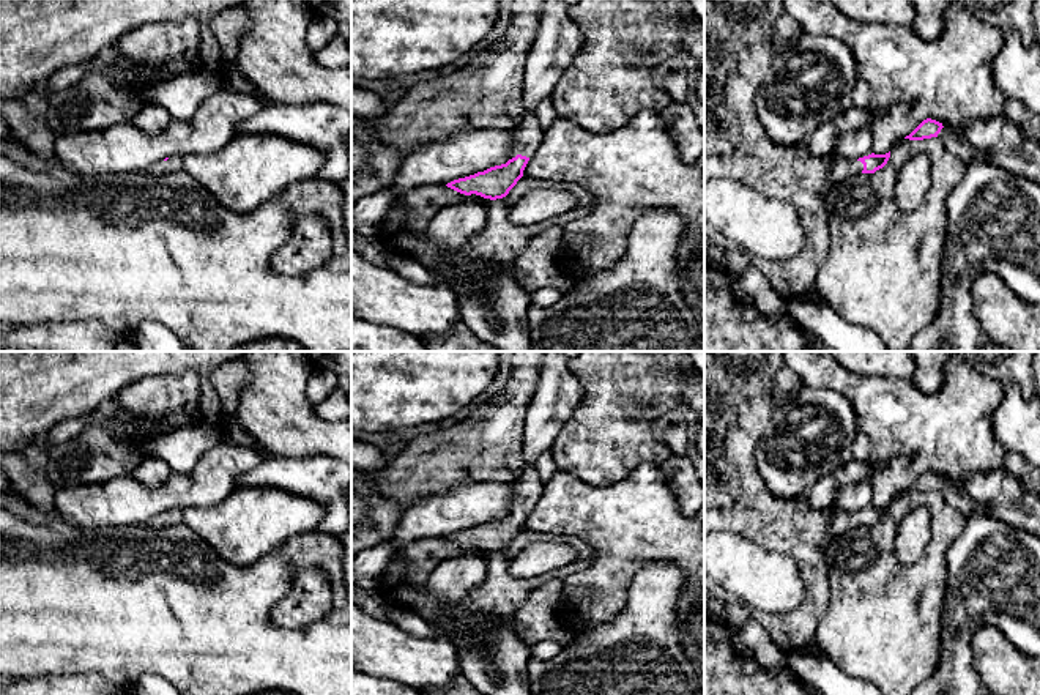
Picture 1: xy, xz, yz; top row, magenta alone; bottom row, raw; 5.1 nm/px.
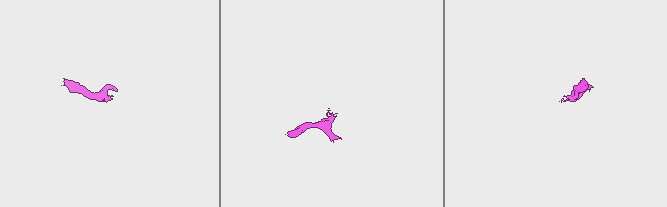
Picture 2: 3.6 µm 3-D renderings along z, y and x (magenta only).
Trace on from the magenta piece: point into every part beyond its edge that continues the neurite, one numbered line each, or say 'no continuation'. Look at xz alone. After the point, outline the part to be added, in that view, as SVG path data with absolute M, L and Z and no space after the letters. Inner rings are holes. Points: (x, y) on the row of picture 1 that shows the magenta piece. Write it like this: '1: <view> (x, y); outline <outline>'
1: xz (528, 134); outline M536 112L526 113L520 125L512 129L512 150L509 153L509 159L517 154L533 158L537 147L544 139L544 128L536 115Z

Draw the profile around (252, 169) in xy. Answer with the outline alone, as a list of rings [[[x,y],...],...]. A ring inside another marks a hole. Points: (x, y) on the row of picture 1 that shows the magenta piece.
[[[268,132],[236,134],[216,153],[183,156],[183,170],[227,210],[249,214],[299,181],[317,180],[325,153]]]

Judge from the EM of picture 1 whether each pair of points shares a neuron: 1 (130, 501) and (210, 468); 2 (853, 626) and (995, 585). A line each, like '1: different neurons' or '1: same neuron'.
1: same neuron
2: different neurons

